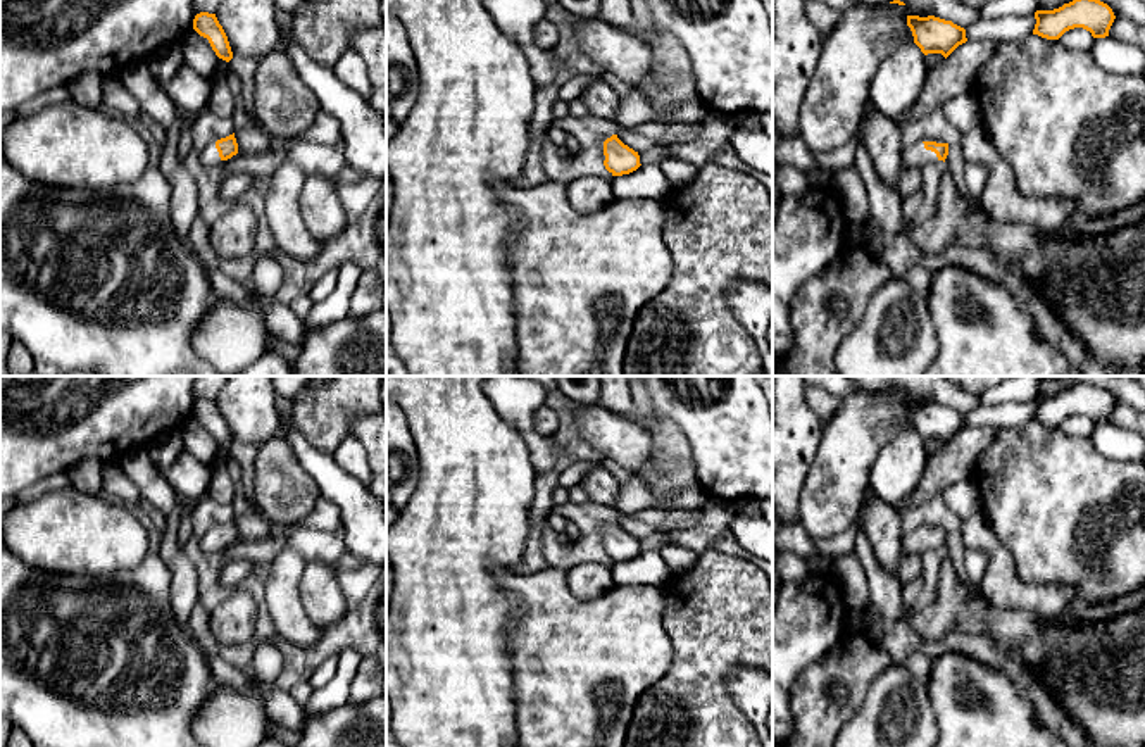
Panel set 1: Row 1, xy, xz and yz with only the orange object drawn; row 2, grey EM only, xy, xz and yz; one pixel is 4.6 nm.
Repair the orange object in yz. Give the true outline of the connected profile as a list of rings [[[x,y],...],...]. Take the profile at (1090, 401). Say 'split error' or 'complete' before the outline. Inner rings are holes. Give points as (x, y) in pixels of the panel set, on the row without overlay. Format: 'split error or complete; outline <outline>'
complete; outline [[[1079,383],[1054,397],[1036,397],[1035,405],[1033,421],[1047,426],[1059,426],[1066,417],[1074,414],[1090,417],[1093,424],[1105,424],[1116,402],[1107,390]]]

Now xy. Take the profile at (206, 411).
complete; outline [[[200,399],[195,402],[193,405],[193,416],[209,426],[212,436],[216,438],[216,442],[226,449],[229,449],[233,445],[233,438],[228,428],[228,423],[222,416],[222,412],[219,411],[216,400],[209,400],[209,399]]]

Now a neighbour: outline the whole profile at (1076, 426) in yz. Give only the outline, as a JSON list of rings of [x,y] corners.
[[[1074,414],[1066,417],[1059,428],[1071,438],[1088,440],[1093,430],[1093,423],[1090,417],[1083,414]]]

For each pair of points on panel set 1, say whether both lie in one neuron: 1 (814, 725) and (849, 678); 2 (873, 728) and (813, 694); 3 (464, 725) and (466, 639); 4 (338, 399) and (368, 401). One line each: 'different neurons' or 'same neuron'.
1: same neuron
2: different neurons
3: same neuron
4: same neuron

